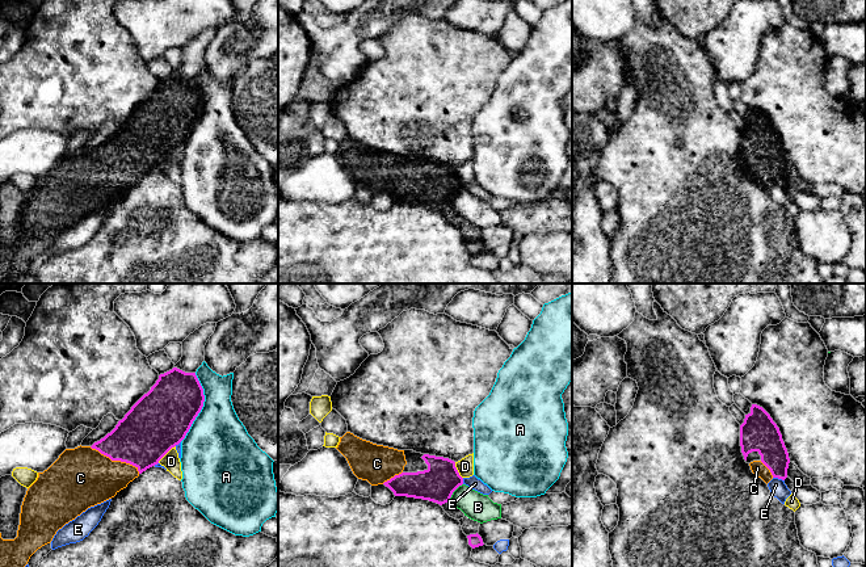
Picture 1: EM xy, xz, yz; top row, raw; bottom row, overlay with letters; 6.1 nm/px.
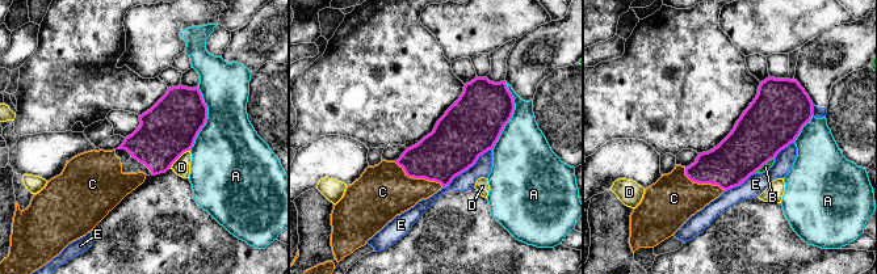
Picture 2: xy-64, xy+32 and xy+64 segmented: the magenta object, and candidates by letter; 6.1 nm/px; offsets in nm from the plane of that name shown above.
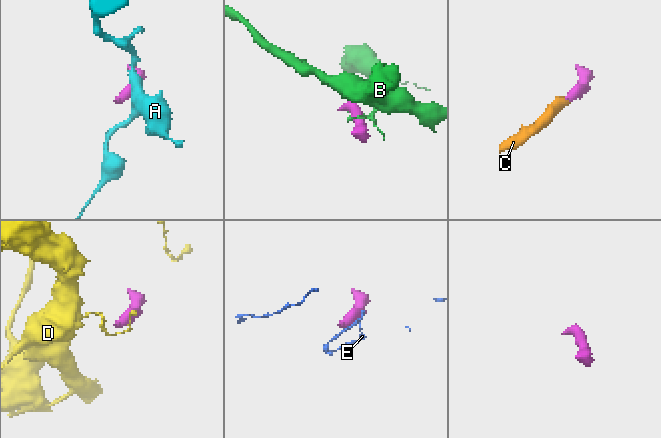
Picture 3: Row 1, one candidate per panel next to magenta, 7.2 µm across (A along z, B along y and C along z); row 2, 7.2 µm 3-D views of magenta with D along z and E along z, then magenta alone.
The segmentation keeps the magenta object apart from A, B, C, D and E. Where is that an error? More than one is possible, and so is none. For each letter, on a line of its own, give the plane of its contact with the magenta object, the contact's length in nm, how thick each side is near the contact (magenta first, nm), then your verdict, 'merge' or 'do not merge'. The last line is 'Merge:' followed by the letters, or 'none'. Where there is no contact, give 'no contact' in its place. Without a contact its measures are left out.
A: xy | 440 nm | 360/380 nm | do not merge
B: xz | 130 nm | 220/170 nm | do not merge
C: xy | 360 nm | 340/380 nm | merge
D: xy | 160 nm | 360/110 nm | do not merge
E: yz | 80 nm | 180/100 nm | do not merge
Merge: C

